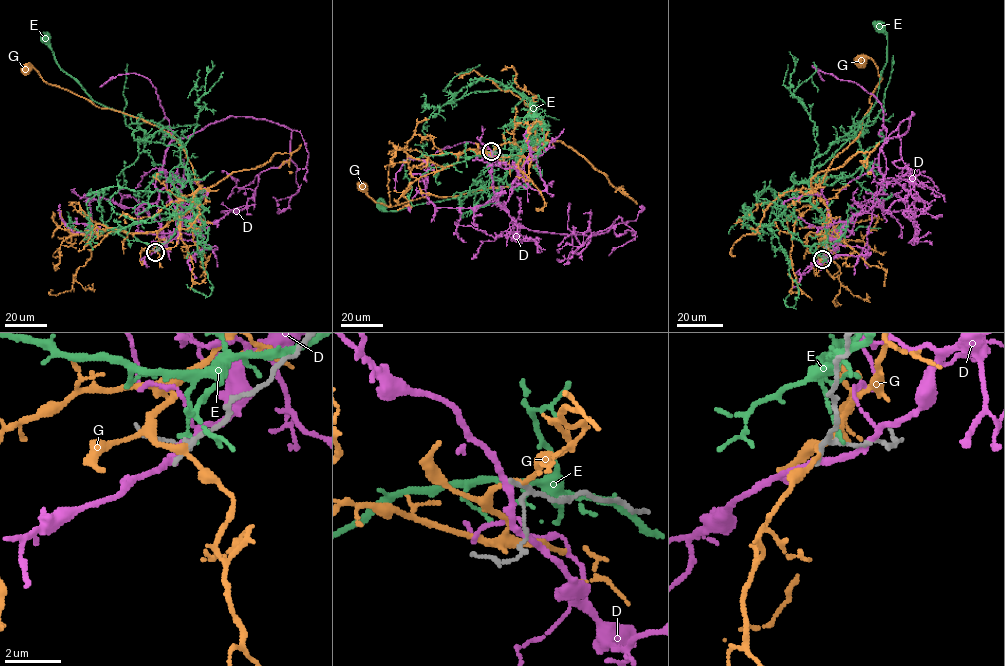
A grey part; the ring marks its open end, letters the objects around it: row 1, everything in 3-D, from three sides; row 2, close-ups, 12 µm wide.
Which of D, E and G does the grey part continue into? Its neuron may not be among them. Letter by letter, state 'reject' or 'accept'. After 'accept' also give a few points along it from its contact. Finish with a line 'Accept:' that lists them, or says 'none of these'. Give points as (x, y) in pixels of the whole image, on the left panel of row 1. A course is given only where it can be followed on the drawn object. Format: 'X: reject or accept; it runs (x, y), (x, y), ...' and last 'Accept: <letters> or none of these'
D: reject
E: reject
G: reject
Accept: none of these

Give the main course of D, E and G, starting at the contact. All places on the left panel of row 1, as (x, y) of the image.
D: (155, 252), (181, 219), (163, 169), (172, 140), (230, 116), (291, 131), (284, 162), (243, 187), (233, 177)
E: (156, 250), (173, 235), (180, 215), (194, 199), (186, 148), (169, 129), (95, 102), (60, 68), (45, 37)
G: (156, 251), (157, 233), (191, 208), (200, 188), (184, 150), (166, 132), (96, 106), (26, 68)

